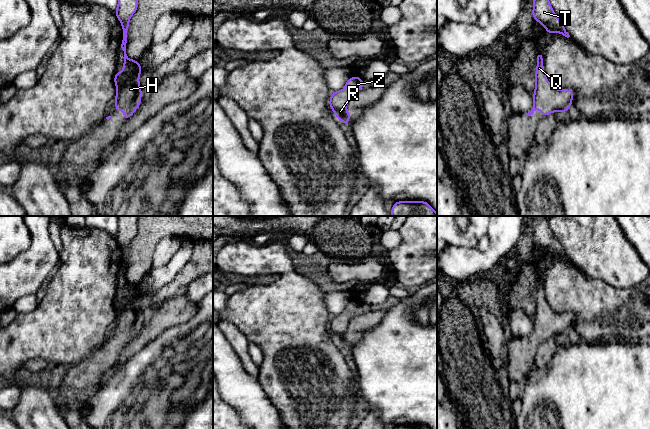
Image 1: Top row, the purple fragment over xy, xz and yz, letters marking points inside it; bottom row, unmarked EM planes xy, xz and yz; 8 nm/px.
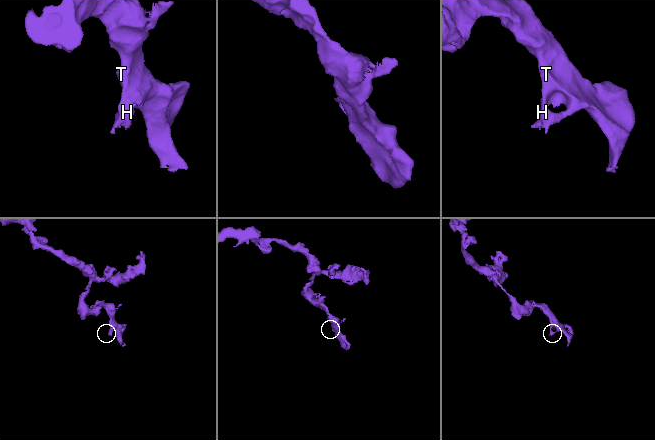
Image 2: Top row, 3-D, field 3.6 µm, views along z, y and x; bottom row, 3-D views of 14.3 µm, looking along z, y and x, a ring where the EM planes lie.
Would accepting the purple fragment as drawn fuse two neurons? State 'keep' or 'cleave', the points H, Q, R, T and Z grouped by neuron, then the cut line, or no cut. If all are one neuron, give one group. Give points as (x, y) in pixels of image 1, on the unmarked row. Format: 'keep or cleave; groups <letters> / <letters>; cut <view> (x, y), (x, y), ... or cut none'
keep; groups H Q R T Z; cut none

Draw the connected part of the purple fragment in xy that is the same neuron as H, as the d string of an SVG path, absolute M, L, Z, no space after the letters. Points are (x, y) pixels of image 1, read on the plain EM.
M118 216L118 229L114 236L122 249L121 272L124 275L123 295L116 295L114 300L114 308L117 312L114 328L115 336L123 334L125 344L129 343L142 327L142 313L139 306L142 292L138 284L129 283L126 278L127 256L130 242L138 233L138 217Z

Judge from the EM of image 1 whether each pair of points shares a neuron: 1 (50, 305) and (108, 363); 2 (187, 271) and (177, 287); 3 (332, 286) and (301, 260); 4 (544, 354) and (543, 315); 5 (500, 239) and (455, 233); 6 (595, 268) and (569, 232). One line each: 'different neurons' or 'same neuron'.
1: different neurons
2: same neuron
3: same neuron
4: different neurons
5: different neurons
6: same neuron

